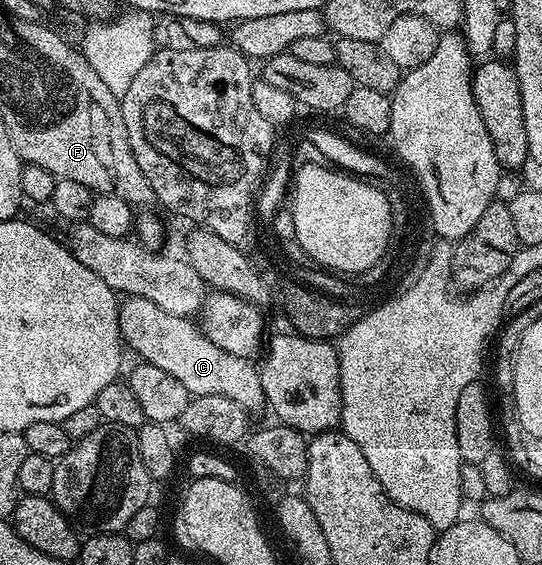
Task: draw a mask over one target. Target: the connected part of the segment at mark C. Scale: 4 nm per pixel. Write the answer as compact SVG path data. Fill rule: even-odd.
M125 297L119 308L123 345L136 350L137 359L158 364L158 368L163 368L180 383L186 384L189 395L217 394L248 408L265 405L259 369L249 359L222 352L222 348L211 342L191 317L174 316L158 308L154 300L145 298Z

